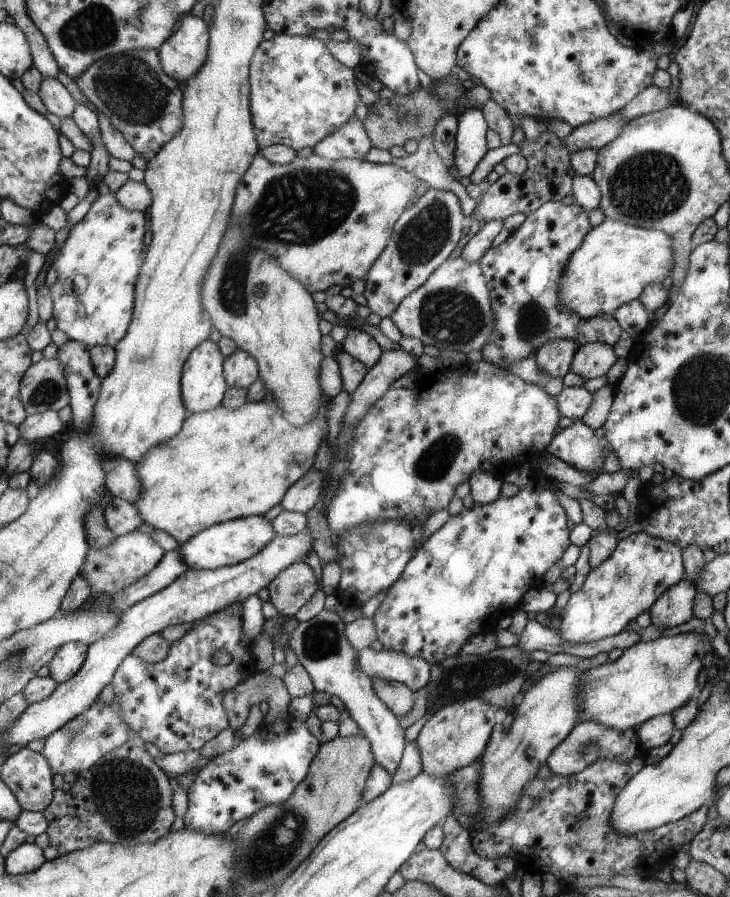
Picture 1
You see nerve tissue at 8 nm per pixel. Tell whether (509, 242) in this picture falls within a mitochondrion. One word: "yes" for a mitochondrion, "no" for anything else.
no

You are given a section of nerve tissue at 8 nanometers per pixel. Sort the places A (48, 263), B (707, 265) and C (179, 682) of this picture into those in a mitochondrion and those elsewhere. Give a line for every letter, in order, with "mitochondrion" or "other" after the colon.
A: other
B: other
C: mitochondrion

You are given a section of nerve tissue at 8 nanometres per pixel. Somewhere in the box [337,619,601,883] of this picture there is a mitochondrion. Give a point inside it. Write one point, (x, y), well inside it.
(496, 676)

